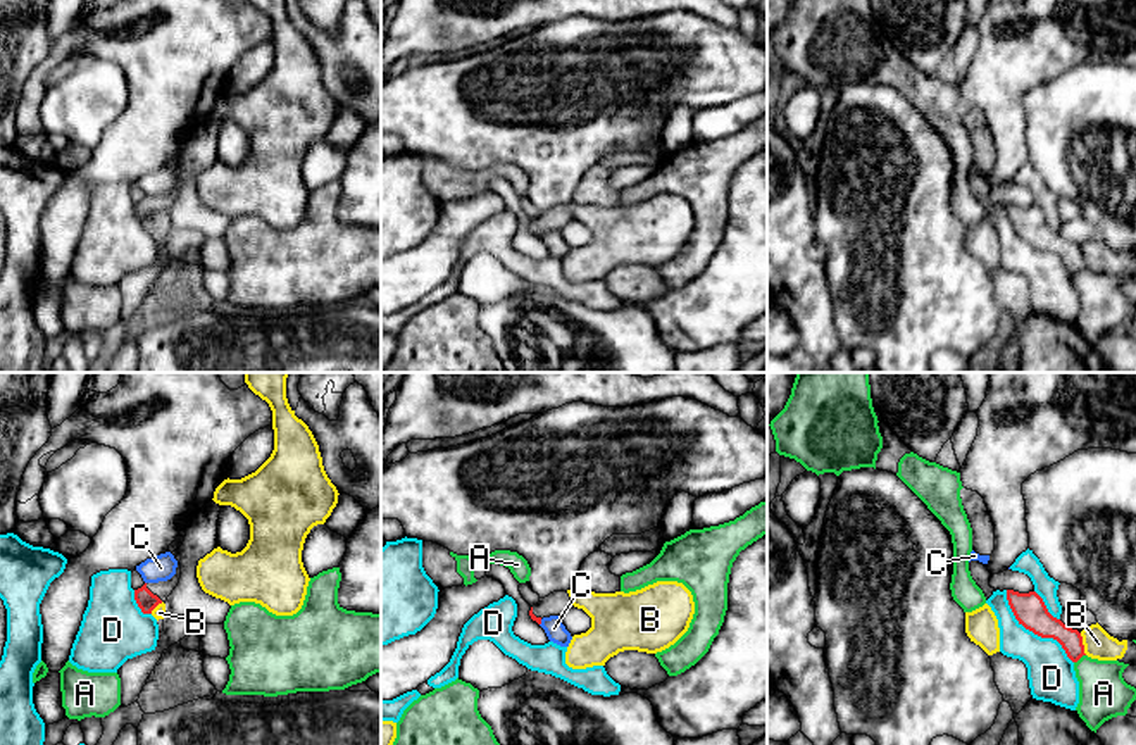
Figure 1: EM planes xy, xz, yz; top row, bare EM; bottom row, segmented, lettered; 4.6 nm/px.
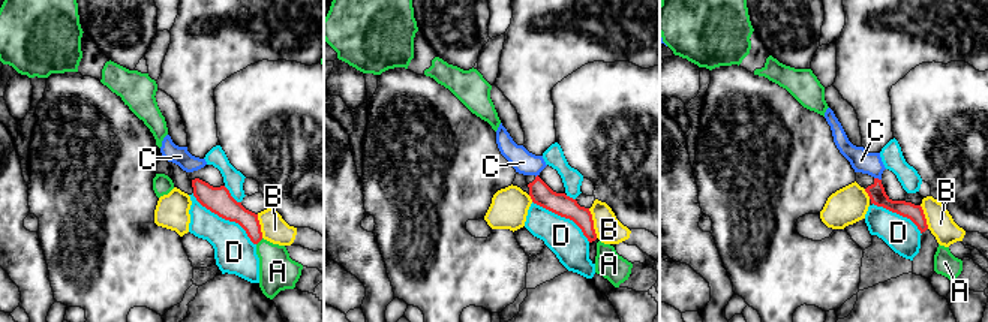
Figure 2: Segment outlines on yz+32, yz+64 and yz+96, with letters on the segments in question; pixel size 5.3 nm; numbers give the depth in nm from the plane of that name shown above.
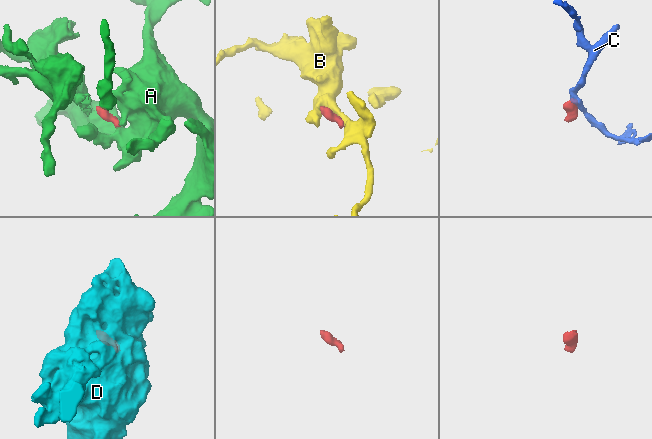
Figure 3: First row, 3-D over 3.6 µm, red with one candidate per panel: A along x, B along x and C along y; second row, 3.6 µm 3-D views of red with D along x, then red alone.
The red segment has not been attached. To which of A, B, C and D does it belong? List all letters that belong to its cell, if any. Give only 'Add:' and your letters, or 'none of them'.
Add: none of them

